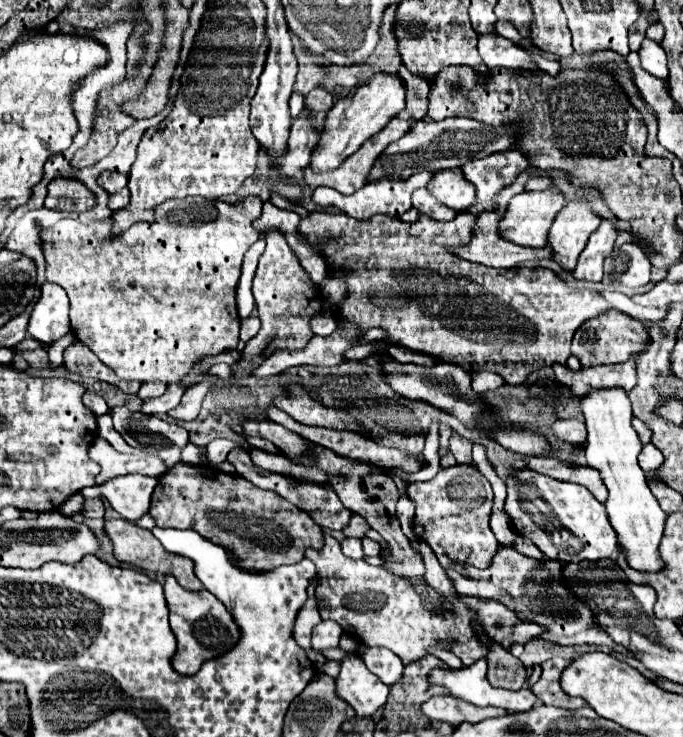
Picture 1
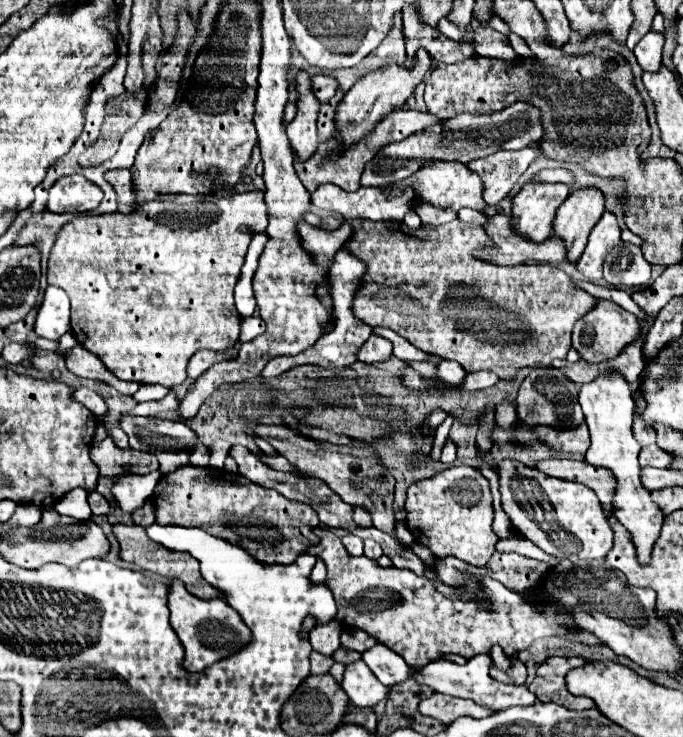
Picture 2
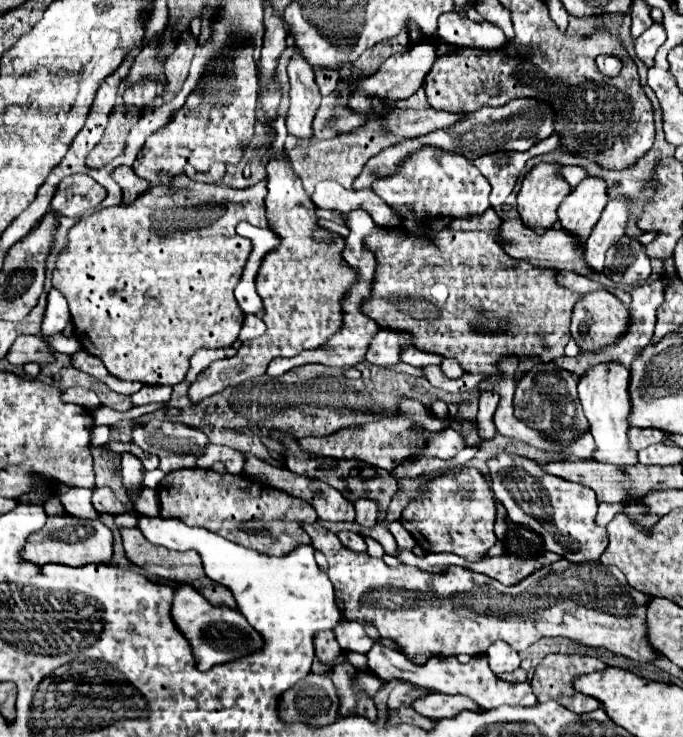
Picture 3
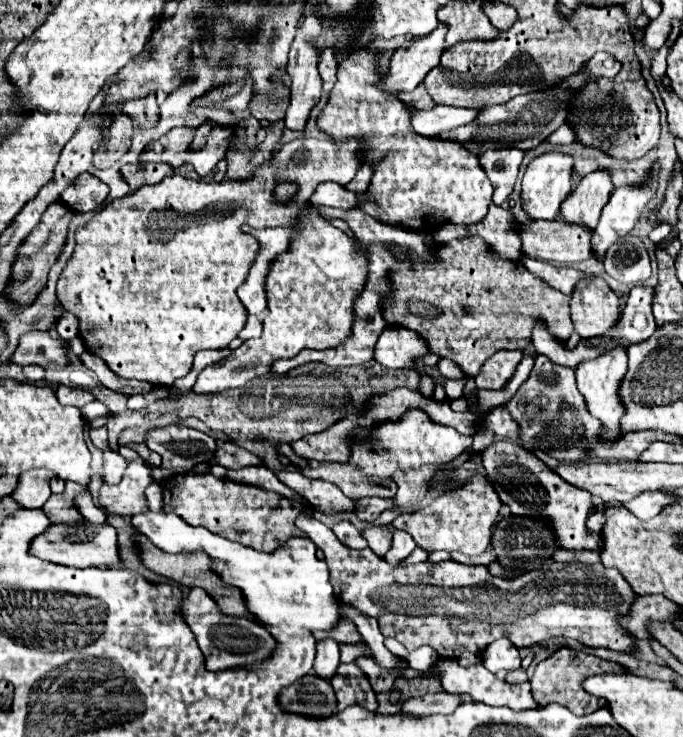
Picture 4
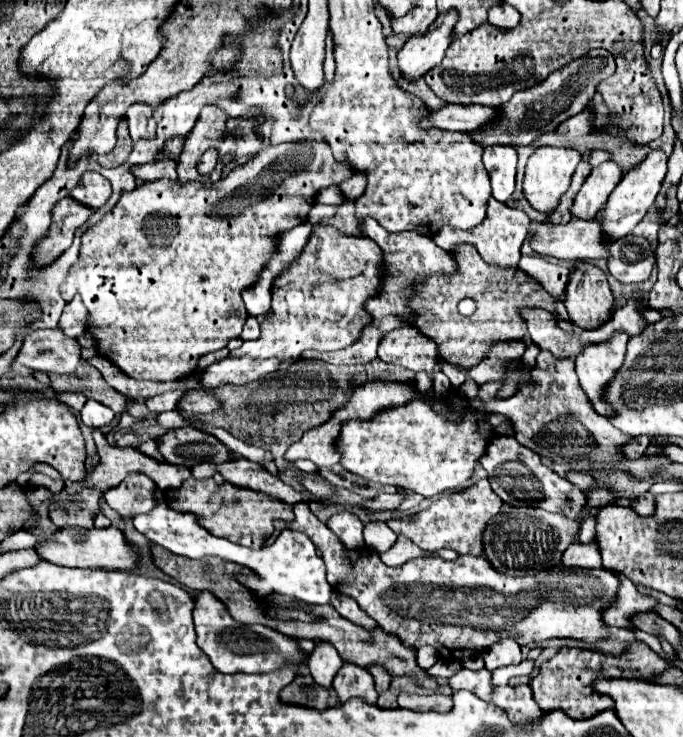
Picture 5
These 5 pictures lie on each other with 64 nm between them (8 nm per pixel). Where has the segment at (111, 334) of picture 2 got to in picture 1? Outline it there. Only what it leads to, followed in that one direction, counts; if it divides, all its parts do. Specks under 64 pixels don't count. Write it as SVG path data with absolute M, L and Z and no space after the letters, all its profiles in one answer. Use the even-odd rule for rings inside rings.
M246 196L238 202L224 202L224 200L214 200L204 204L202 208L194 208L192 214L184 214L180 220L154 220L154 222L136 222L132 224L126 232L122 234L112 234L112 224L114 218L106 220L92 220L88 224L82 224L80 220L74 218L64 218L52 228L42 232L44 240L44 258L46 258L46 280L56 282L62 286L70 298L70 322L72 322L72 332L74 336L86 344L108 368L116 372L122 380L138 380L138 382L148 382L148 380L160 380L160 382L178 382L182 380L194 364L194 358L204 356L204 354L220 354L224 350L234 350L238 346L238 330L240 330L240 318L236 312L236 284L240 278L240 264L244 252L254 244L262 232L254 228L254 220L258 220L262 214L262 200L258 196Z

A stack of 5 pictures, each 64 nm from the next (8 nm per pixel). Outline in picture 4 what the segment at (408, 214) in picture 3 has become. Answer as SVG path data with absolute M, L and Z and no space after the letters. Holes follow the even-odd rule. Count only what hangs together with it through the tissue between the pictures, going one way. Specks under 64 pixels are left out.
M352 36L348 48L340 52L338 82L318 118L320 130L336 144L356 140L362 164L372 166L372 182L366 192L372 200L364 200L358 208L382 224L406 230L434 232L448 222L460 226L480 222L492 202L492 184L480 168L478 156L464 148L464 142L412 132L412 108L378 86L382 80L378 72L380 54L368 46L356 50Z

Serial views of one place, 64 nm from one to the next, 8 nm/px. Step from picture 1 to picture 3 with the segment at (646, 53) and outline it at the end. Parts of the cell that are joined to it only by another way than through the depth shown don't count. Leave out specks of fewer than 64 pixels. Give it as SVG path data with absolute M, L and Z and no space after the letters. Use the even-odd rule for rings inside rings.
M654 22L642 36L636 38L636 56L638 56L646 66L652 66L652 64L654 64L656 50L664 44L664 40L666 40L664 24Z

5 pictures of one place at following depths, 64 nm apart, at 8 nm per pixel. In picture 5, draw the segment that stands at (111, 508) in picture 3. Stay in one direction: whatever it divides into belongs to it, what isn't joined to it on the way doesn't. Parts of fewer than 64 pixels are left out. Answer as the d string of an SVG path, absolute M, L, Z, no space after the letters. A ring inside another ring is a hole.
M132 474L132 476L128 476L120 486L110 488L110 490L104 494L104 502L106 502L112 510L116 510L120 516L124 516L124 518L134 518L134 516L138 516L138 514L142 514L142 512L150 512L150 510L156 506L156 492L164 494L162 490L156 488L154 480L150 480L150 478L144 476L144 474Z

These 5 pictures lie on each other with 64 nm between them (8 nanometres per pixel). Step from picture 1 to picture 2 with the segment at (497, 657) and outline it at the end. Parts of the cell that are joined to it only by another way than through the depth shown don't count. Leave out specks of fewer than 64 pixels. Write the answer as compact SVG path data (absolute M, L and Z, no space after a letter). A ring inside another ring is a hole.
M516 660L508 672L502 672L502 670L491 666L490 675L498 682L504 682L504 684L524 684L526 682L526 666L520 660Z

